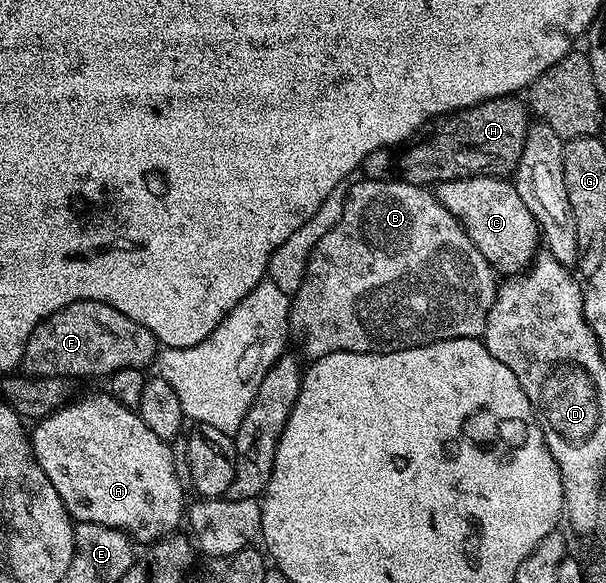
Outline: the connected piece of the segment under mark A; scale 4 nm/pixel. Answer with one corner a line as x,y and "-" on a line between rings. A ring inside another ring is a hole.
101,392
101,394
92,394
89,398
78,398
61,406
55,414
49,414
47,418
39,419
33,425
36,427
33,430
31,427
30,430
32,455
36,457
36,463
40,465
42,472
46,472
50,484
54,484
58,496
62,496
62,504
67,508
68,513
72,515
76,522
93,522
94,524
109,526
115,530
124,531
125,534
136,540
139,540
139,538
156,540
161,536
171,535
179,527
176,526
179,522
181,525
182,519
186,514
184,490
180,487
180,478
176,475
176,462
172,459
171,449
173,447
169,443
162,441
158,436
154,436
154,432
150,432
150,428
146,428
146,424
140,419
139,413
133,407
118,404
118,400
114,400
111,394

